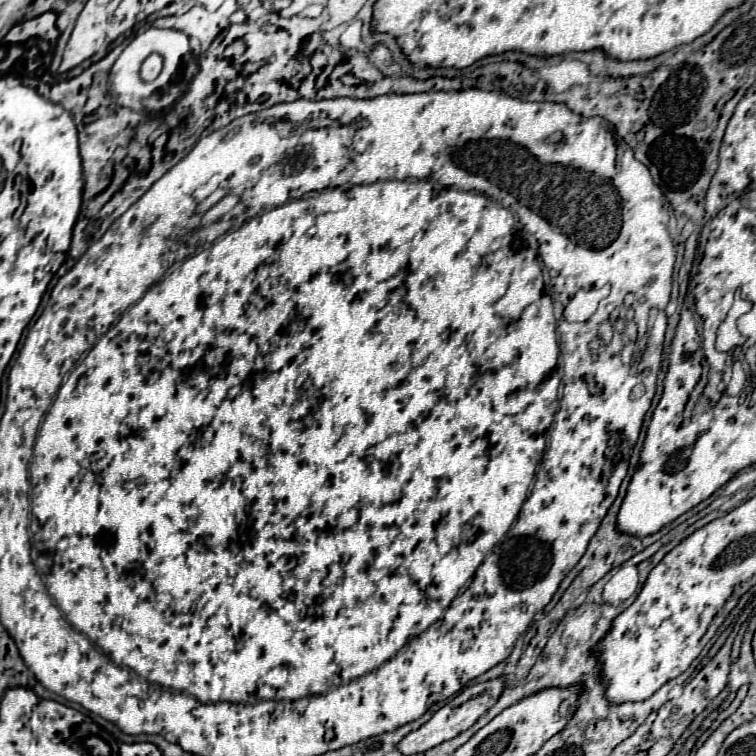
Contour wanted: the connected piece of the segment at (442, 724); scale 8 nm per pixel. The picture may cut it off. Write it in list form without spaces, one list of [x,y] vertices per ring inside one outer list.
[[[498,677],[498,679],[492,679],[492,681],[486,681],[486,683],[478,683],[478,685],[472,685],[472,687],[466,687],[462,693],[458,693],[450,703],[446,703],[440,711],[436,711],[430,721],[426,721],[420,729],[408,733],[398,745],[396,749],[402,753],[402,755],[416,755],[416,753],[424,753],[456,735],[460,735],[462,731],[466,731],[468,727],[472,727],[476,723],[476,719],[480,715],[484,715],[494,703],[496,699],[500,697],[504,689],[504,679]]]

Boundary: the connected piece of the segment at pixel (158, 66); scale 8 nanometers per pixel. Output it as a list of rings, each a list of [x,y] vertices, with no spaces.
[[[152,53],[152,55],[144,61],[144,65],[142,65],[142,69],[140,69],[140,77],[142,77],[144,81],[154,81],[154,79],[160,75],[160,71],[162,71],[162,57],[156,55],[156,53]]]

